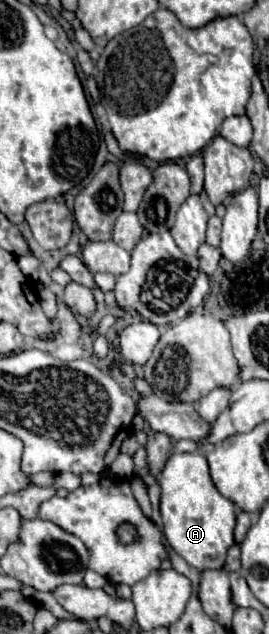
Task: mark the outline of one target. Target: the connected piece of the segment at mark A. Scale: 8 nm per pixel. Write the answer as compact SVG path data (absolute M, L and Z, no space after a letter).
M174 452L160 474L160 514L166 540L190 566L198 570L218 570L224 566L226 552L234 544L236 506L224 498L208 472L208 462L198 452Z

